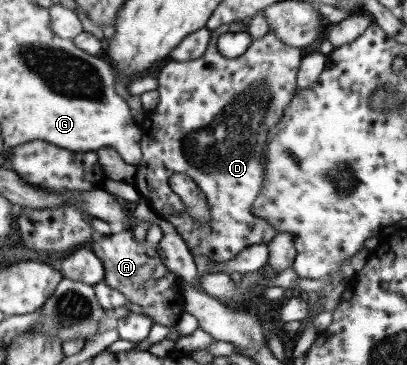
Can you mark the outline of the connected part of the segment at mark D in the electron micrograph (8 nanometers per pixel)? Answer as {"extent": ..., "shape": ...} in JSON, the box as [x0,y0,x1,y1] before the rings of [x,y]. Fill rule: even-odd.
{"extent":[132,22,304,262],"shape":[[[243,22],[225,23],[220,25],[217,29],[212,30],[211,37],[208,43],[208,48],[205,53],[197,59],[191,61],[177,61],[169,60],[166,65],[161,69],[158,75],[159,88],[159,104],[153,109],[153,111],[145,111],[143,120],[139,123],[140,130],[142,131],[142,142],[140,143],[142,149],[142,160],[132,169],[134,170],[134,181],[133,185],[140,192],[140,197],[145,199],[149,203],[152,211],[161,219],[168,219],[172,222],[180,233],[180,237],[185,240],[186,246],[190,248],[192,255],[206,255],[209,259],[215,262],[228,262],[230,259],[236,257],[241,250],[245,247],[256,246],[257,244],[268,244],[273,237],[276,236],[276,229],[270,225],[270,223],[262,217],[256,216],[253,213],[254,201],[257,199],[261,186],[264,180],[265,166],[263,160],[265,159],[265,145],[268,144],[268,131],[275,128],[280,123],[285,109],[293,100],[293,95],[298,90],[296,86],[296,75],[300,68],[301,60],[304,58],[303,53],[300,49],[291,47],[286,43],[283,43],[272,31],[269,30],[261,39],[252,39],[251,45],[245,50],[243,55],[239,57],[228,58],[221,55],[218,51],[215,51],[215,39],[224,33],[239,33],[247,32],[248,28],[245,27]],[[174,173],[186,173],[189,177],[196,181],[196,184],[206,193],[206,200],[209,208],[210,223],[199,224],[196,223],[195,219],[192,218],[191,214],[188,214],[184,203],[181,199],[177,199],[176,193],[171,189],[169,185],[169,178]]]}

